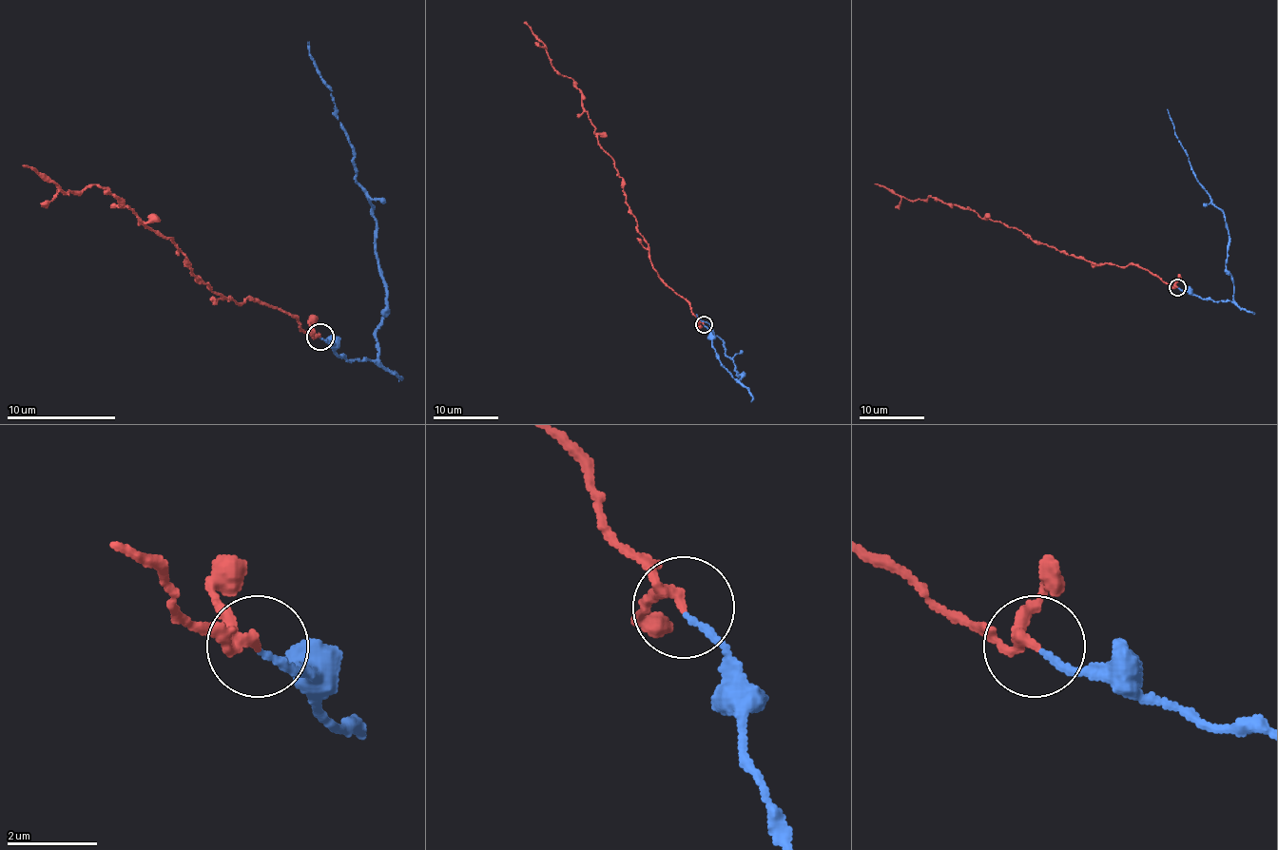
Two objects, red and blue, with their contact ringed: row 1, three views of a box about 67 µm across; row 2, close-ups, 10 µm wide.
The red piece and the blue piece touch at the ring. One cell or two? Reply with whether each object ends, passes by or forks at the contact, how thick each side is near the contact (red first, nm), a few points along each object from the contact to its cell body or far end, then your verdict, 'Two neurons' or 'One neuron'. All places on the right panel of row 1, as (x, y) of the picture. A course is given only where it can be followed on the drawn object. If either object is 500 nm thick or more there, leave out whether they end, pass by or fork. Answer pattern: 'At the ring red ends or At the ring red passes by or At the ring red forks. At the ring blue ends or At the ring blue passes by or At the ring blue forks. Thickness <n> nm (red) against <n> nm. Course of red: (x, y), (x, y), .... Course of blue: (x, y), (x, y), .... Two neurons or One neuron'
At the ring red passes by. At the ring blue ends. Thickness 200 nm (red) against 140 nm. Course of red: (1177, 287), (1148, 269), (1095, 264), (1036, 243), (1020, 230), (973, 210), (930, 196), (915, 201), (874, 184). Course of blue: (1177, 287), (1210, 299), (1233, 299), (1233, 280), (1225, 268), (1228, 240), (1225, 215), (1195, 176), (1168, 108). One neuron

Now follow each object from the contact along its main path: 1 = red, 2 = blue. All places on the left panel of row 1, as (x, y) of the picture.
1: (319, 338), (279, 307), (235, 302), (210, 288), (172, 240), (140, 223), (96, 185), (67, 193), (23, 166)
2: (319, 338), (341, 357), (377, 357), (384, 278), (377, 259), (377, 218), (308, 41)

